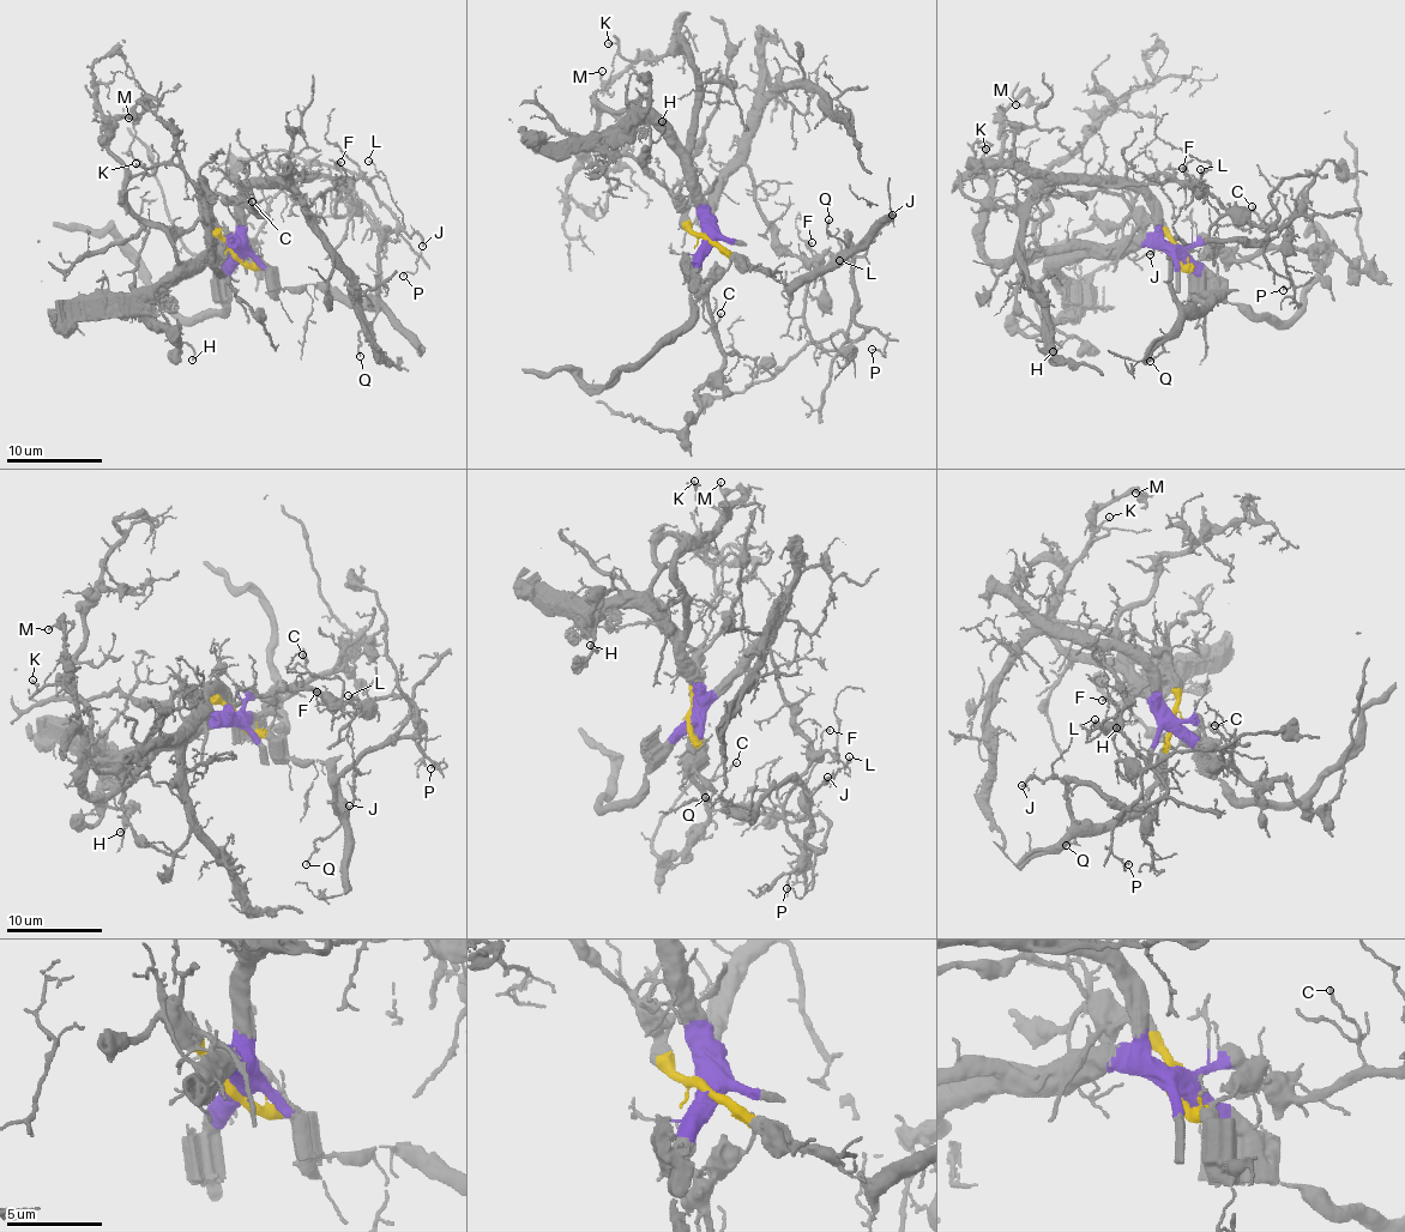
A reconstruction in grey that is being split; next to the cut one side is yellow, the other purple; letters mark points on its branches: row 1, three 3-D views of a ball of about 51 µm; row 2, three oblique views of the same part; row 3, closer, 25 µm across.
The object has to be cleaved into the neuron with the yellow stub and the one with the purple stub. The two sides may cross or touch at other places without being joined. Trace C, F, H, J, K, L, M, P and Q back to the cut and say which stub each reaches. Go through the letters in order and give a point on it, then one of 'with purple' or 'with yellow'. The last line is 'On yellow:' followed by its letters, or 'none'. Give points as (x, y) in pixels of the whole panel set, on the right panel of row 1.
C: place (1252, 206); with purple
F: place (1182, 168); with purple
H: place (1053, 351); with purple
J: place (1150, 254); with yellow
K: place (986, 149); with purple
L: place (1200, 169); with purple
M: place (1015, 104); with purple
P: place (1283, 290); with yellow
Q: place (1150, 361); with yellow
On yellow: J, P, Q

